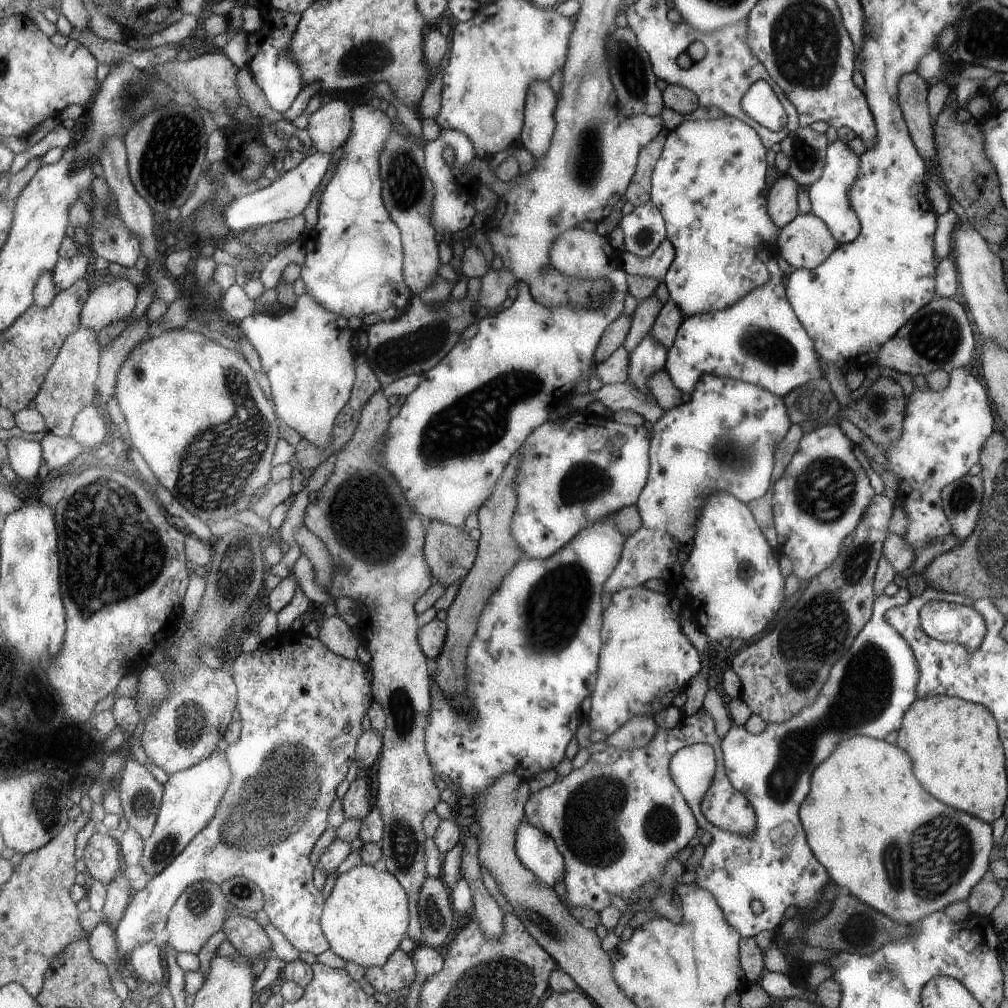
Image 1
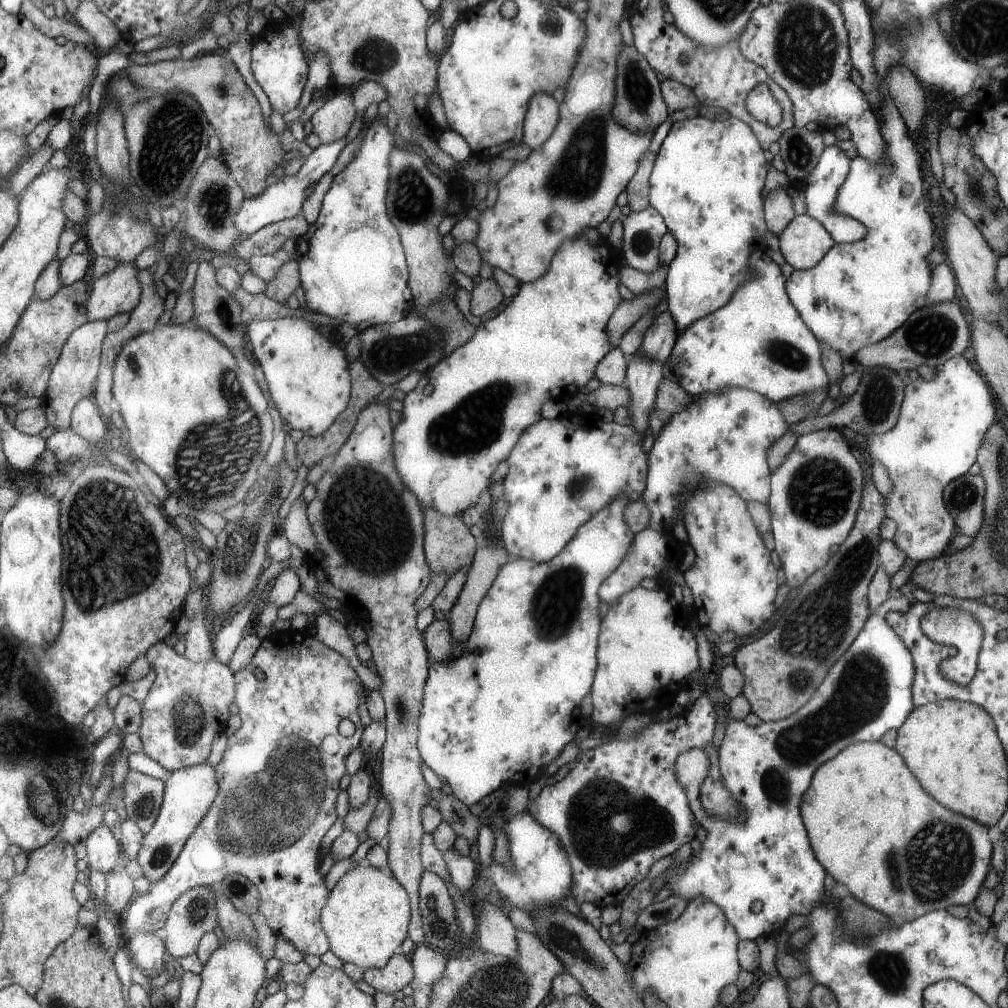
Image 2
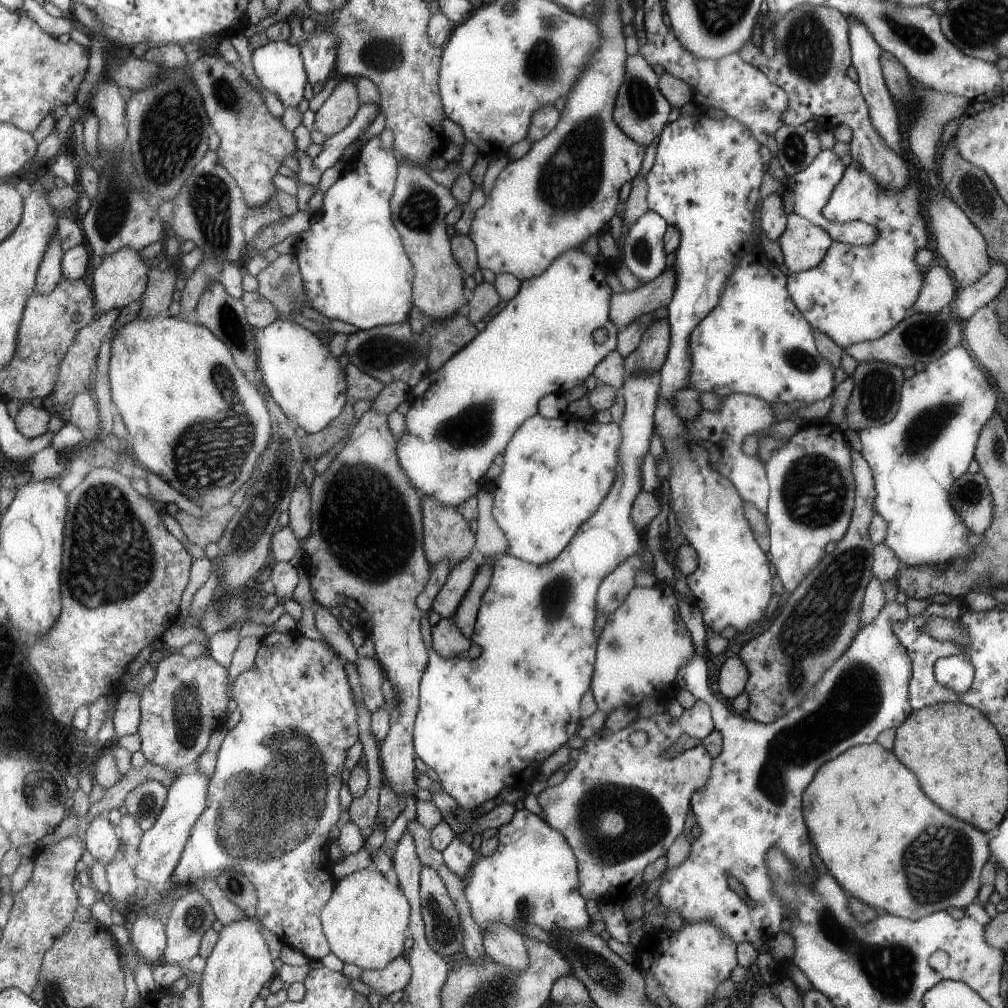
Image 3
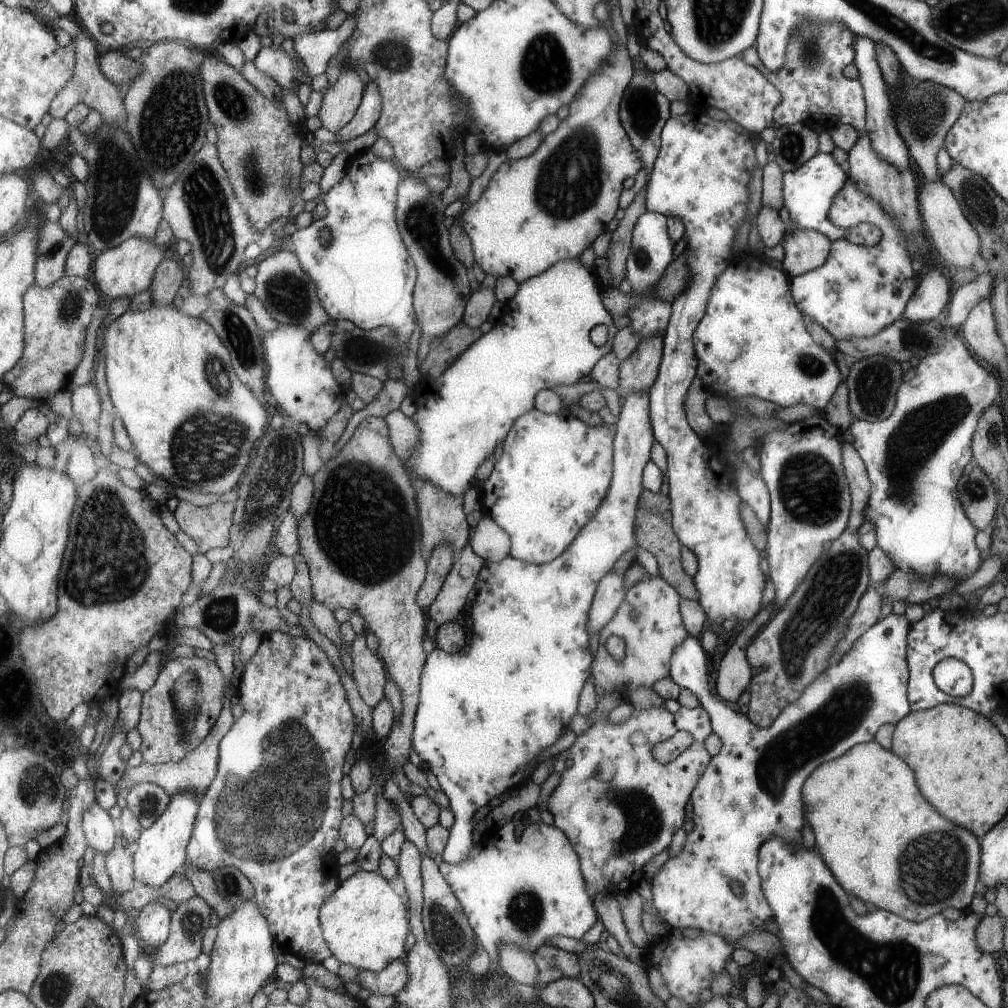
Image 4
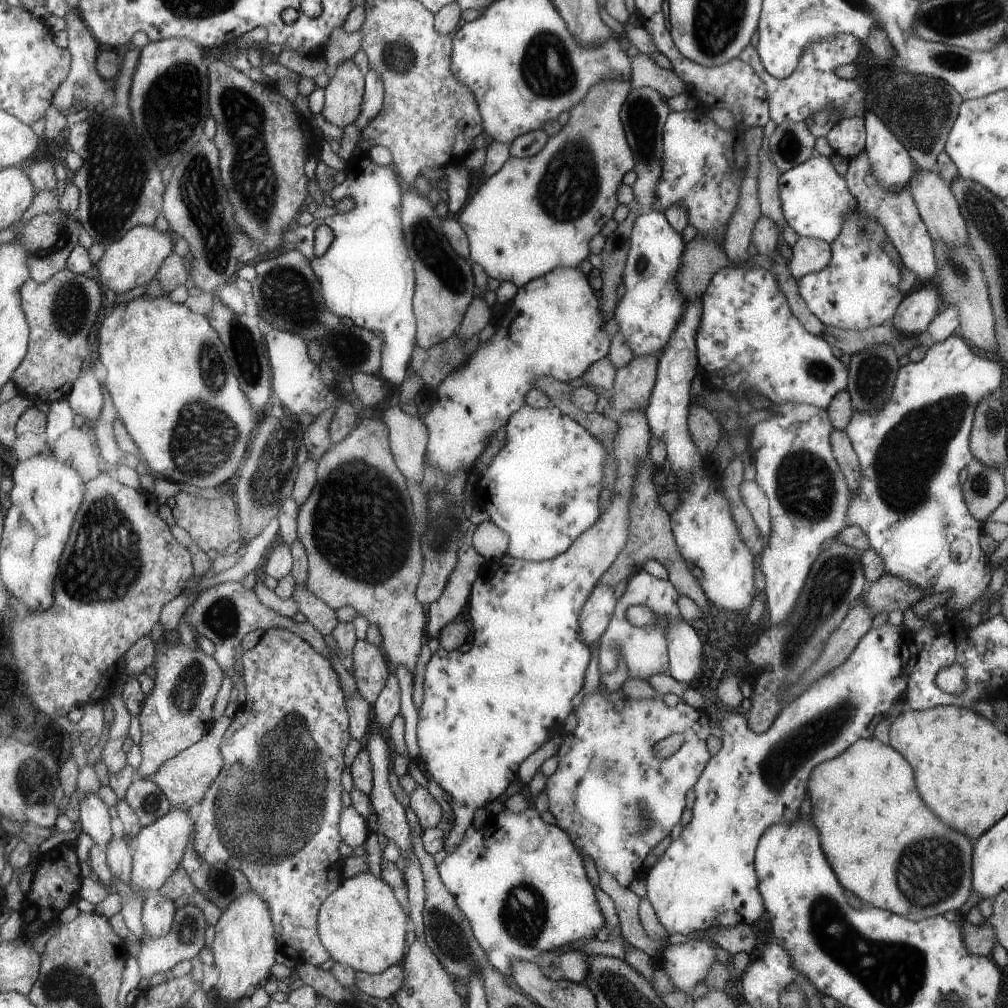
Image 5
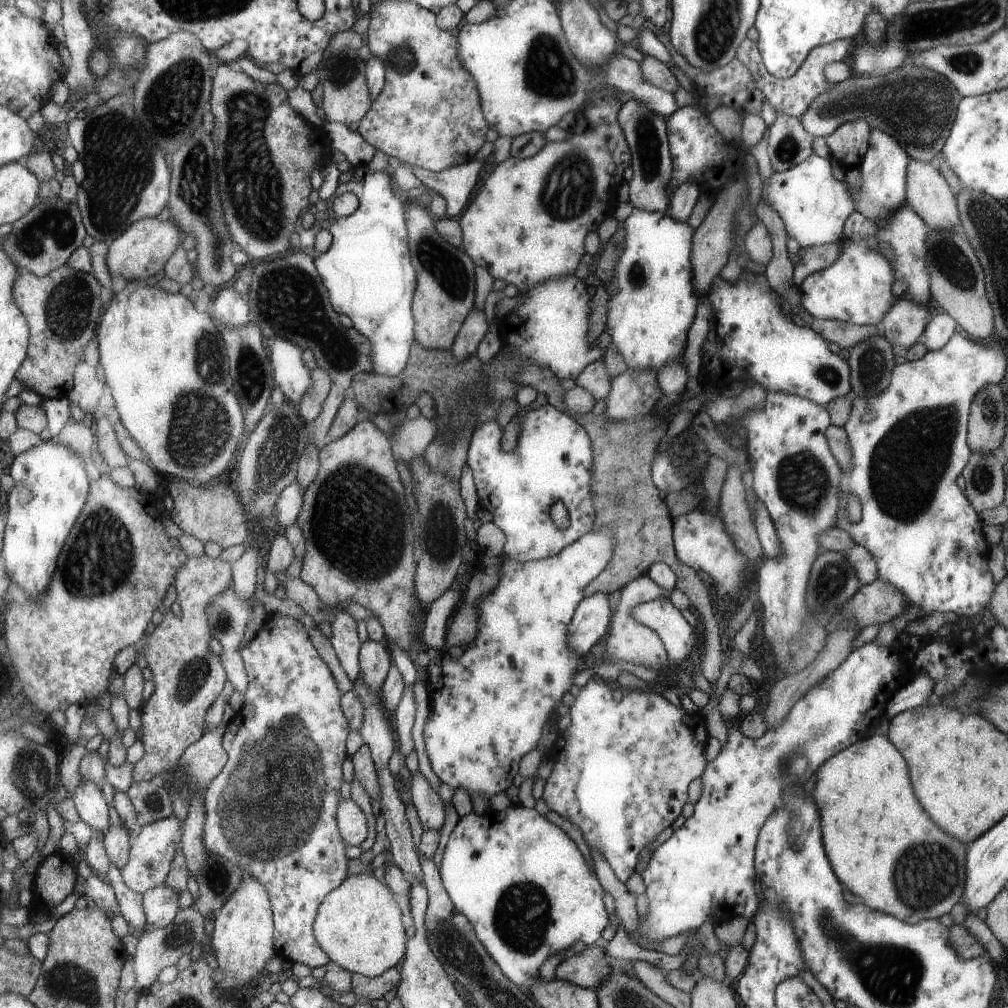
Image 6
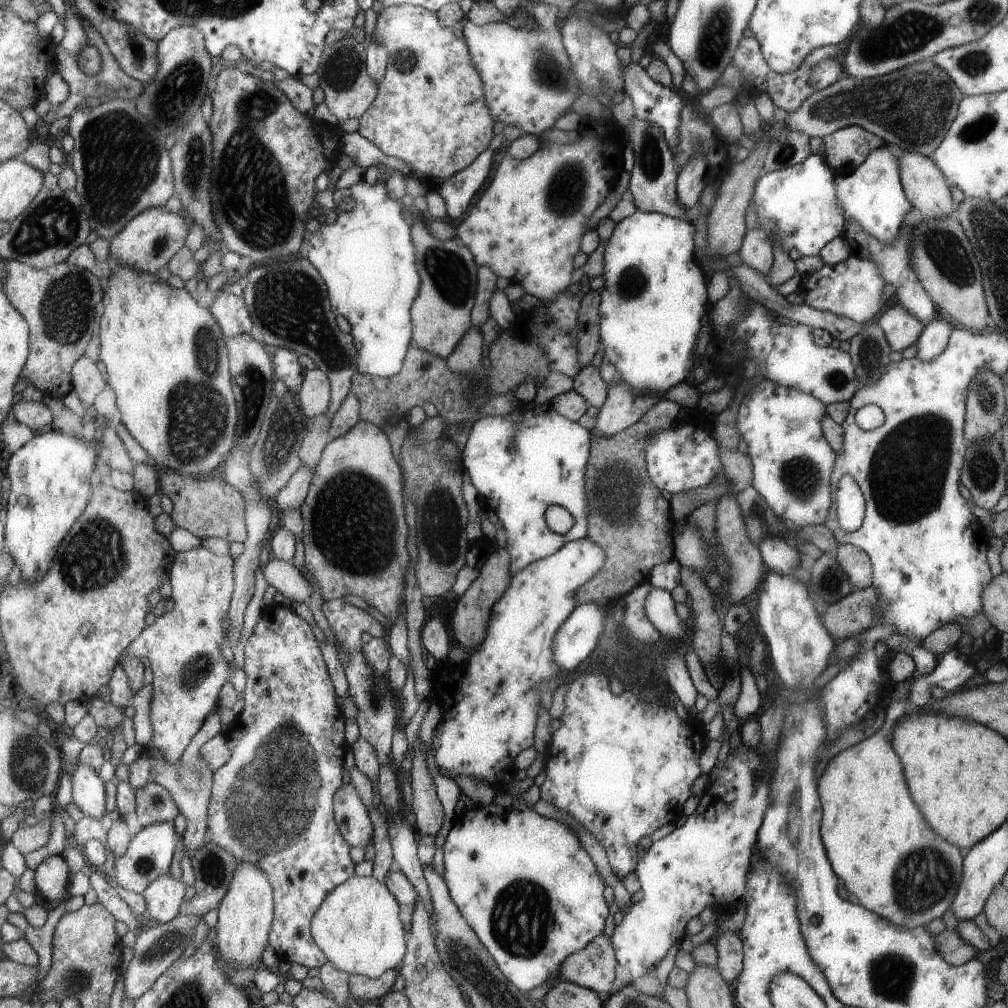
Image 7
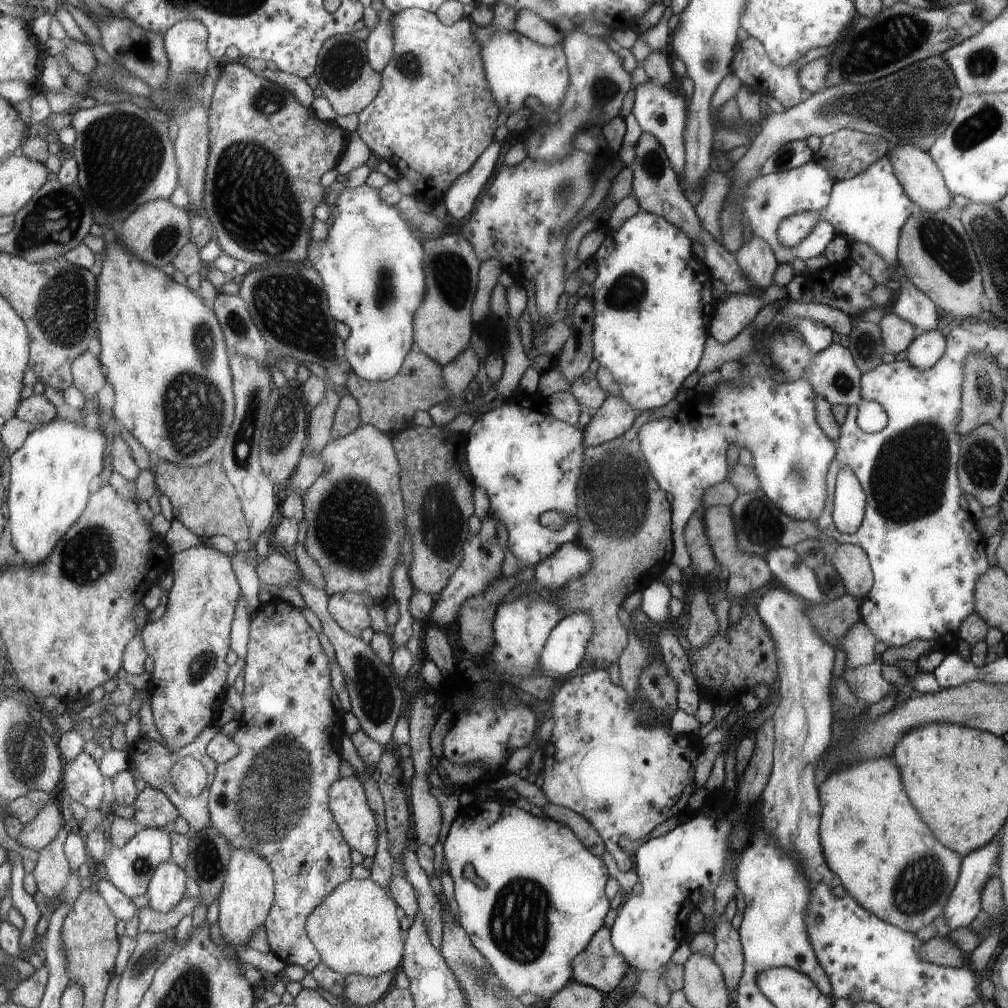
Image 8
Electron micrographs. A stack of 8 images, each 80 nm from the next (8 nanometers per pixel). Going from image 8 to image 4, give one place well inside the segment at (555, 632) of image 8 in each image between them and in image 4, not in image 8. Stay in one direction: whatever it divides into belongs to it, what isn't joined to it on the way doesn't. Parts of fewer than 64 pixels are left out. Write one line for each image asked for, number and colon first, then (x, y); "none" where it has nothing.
4: (609, 594)
5: (595, 615)
6: (589, 623)
7: (577, 636)

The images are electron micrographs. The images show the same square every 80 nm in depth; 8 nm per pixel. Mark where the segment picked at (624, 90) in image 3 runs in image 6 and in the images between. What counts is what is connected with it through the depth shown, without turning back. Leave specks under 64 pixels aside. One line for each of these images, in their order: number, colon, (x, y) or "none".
4: (643, 111)
5: (643, 114)
6: (651, 164)

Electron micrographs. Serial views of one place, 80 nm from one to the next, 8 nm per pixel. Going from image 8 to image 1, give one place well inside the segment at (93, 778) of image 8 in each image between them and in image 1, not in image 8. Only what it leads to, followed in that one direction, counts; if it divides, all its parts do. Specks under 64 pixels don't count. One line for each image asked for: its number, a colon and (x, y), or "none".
1: (102, 856)
2: (103, 850)
3: (102, 843)
4: (100, 830)
5: (95, 820)
6: (90, 802)
7: (89, 796)

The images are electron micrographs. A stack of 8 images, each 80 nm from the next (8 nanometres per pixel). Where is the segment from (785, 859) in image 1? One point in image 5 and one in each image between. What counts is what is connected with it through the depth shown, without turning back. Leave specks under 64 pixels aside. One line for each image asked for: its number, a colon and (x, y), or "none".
2: (767, 769)
3: (752, 801)
4: (752, 789)
5: (705, 878)

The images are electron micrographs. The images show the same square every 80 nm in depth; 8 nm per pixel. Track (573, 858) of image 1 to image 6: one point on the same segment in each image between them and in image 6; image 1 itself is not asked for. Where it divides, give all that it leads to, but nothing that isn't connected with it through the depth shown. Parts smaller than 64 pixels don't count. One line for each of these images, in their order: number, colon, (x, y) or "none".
2: (620, 808)
3: (619, 807)
4: (618, 806)
5: (615, 800)
6: (620, 772)

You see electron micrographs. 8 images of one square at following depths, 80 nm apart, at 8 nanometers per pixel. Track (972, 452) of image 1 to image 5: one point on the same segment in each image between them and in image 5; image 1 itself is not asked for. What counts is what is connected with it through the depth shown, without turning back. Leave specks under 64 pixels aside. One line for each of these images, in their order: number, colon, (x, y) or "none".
2: (941, 424)
3: (914, 457)
4: (913, 458)
5: (908, 502)

